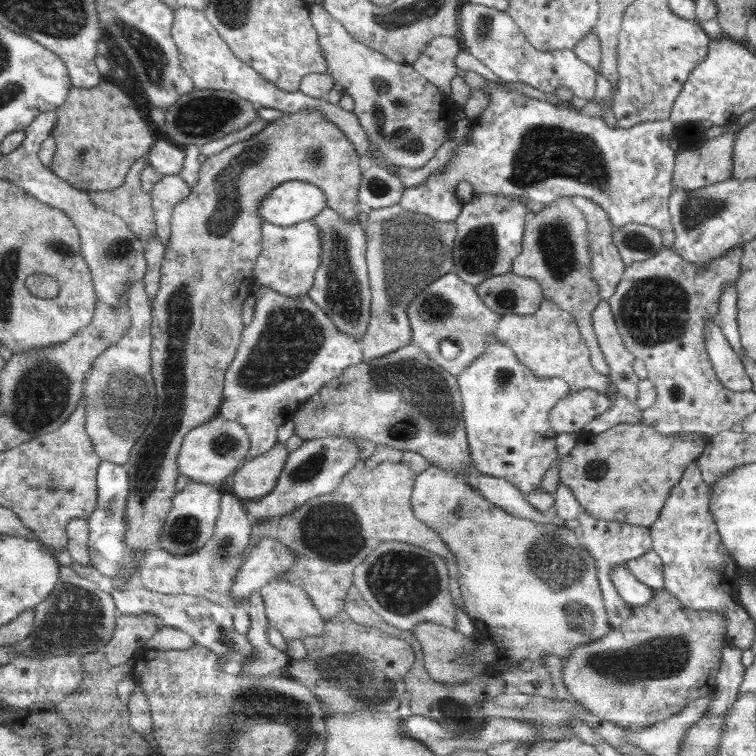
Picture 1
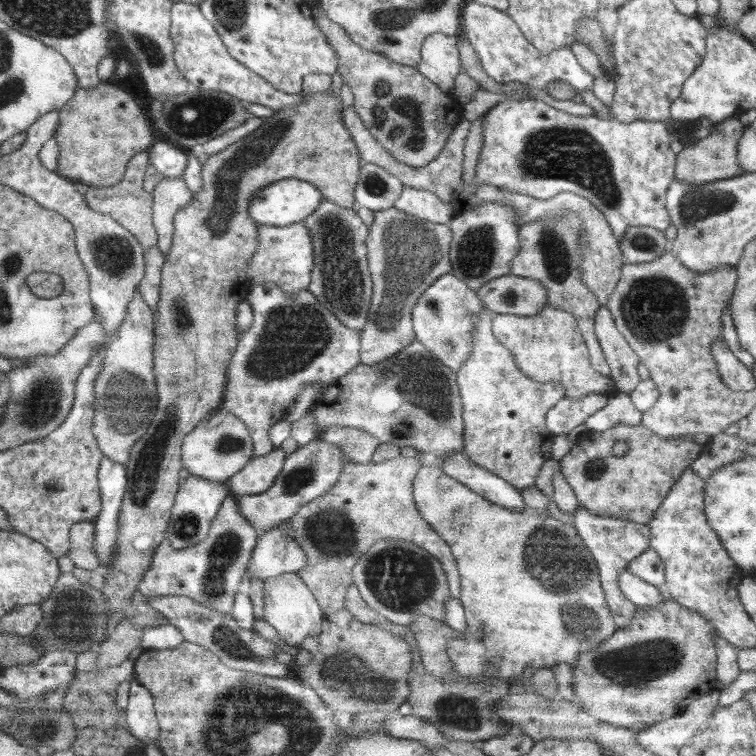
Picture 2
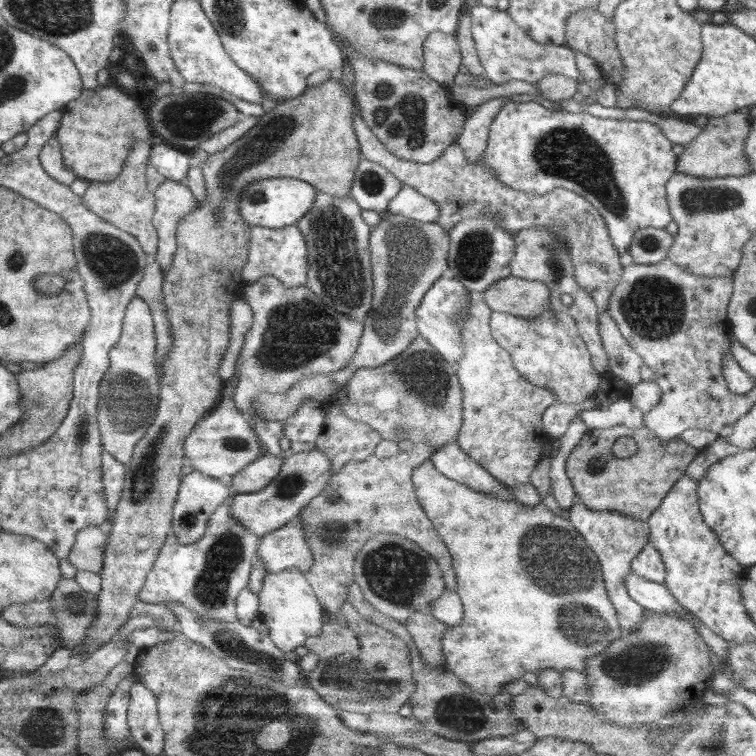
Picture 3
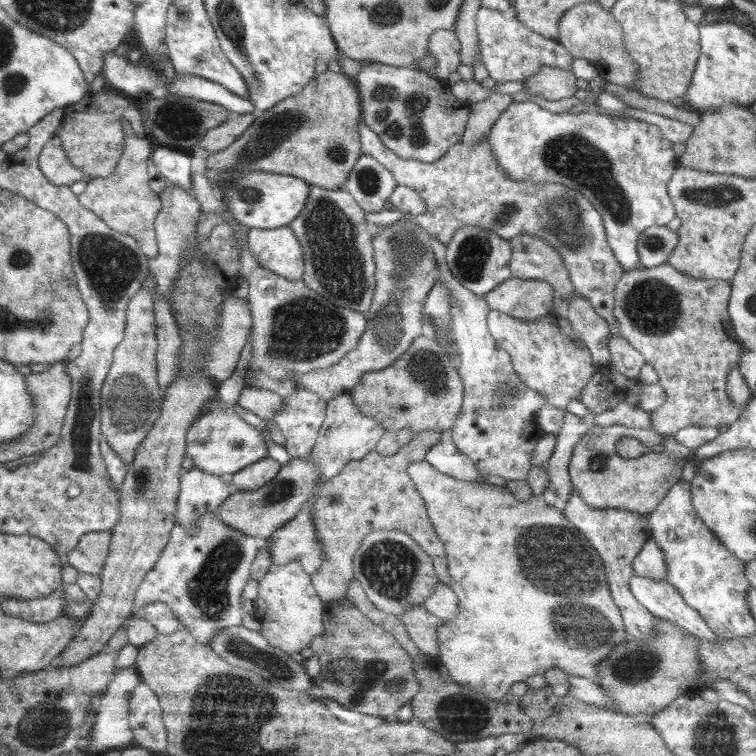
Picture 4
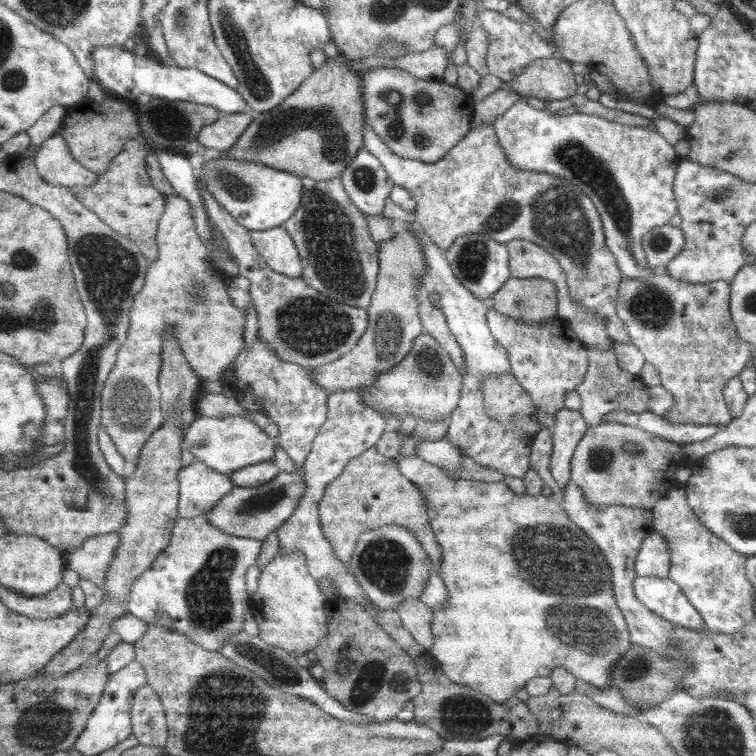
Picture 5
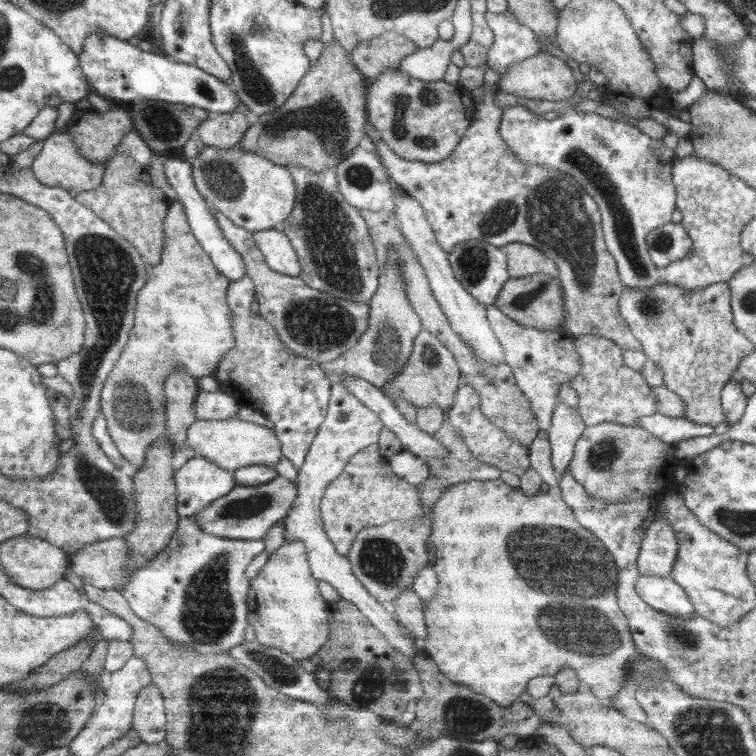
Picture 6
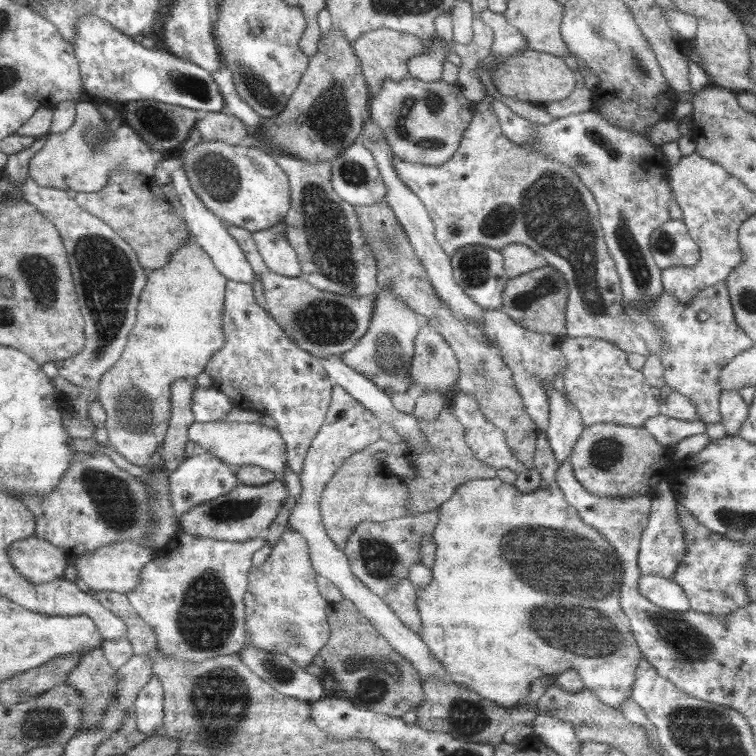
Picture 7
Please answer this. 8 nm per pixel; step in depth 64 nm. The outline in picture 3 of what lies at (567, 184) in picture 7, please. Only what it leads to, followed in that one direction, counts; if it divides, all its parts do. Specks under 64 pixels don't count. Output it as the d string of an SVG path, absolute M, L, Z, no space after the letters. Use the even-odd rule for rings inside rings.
M359 113L353 114L353 127L356 133L362 158L371 160L386 168L402 185L412 187L438 206L439 217L432 224L438 224L446 234L462 219L490 217L504 230L504 234L515 236L528 228L550 229L550 232L569 248L575 279L592 297L599 314L608 312L612 291L623 273L617 248L612 244L602 215L584 197L564 188L556 188L546 195L522 192L509 188L496 179L496 175L484 165L483 156L478 162L469 164L458 141L449 144L442 154L430 165L412 163L392 154L368 128Z

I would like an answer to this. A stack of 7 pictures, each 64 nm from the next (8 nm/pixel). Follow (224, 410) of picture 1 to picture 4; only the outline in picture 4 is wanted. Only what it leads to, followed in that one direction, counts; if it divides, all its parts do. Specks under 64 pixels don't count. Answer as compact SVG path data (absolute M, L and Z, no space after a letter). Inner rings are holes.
M193 174L192 193L201 211L222 217L238 240L240 276L249 284L247 305L252 317L249 339L252 341L253 355L247 365L249 368L265 372L274 380L285 380L291 372L297 376L334 366L356 348L358 339L366 330L364 313L336 307L308 288L303 280L288 280L262 268L248 247L250 229L232 217L221 202L219 190L212 187L202 174Z

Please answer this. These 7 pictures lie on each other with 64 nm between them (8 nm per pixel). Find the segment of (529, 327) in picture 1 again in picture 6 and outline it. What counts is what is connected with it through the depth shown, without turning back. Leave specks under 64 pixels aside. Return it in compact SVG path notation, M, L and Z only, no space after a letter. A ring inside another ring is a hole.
M493 305L486 308L486 316L492 332L504 349L505 363L511 368L519 389L528 397L540 428L548 431L555 406L561 402L558 396L560 384L569 384L582 370L581 358L573 345L574 336L562 327L555 331L525 327Z

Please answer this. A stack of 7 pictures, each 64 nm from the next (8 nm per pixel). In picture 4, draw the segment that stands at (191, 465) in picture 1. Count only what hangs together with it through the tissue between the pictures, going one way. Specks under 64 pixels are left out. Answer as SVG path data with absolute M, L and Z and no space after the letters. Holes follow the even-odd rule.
M249 336L246 340L246 346L240 354L240 360L236 364L234 374L217 384L217 397L221 400L221 405L211 410L209 413L204 412L193 425L188 429L186 436L185 454L192 458L193 464L200 470L207 472L208 474L214 474L222 476L223 474L234 474L249 464L255 463L260 459L268 457L268 445L264 441L264 436L256 430L256 427L248 424L236 411L235 404L237 404L237 398L241 391L245 388L245 377L247 372L247 365L252 358L252 341Z

